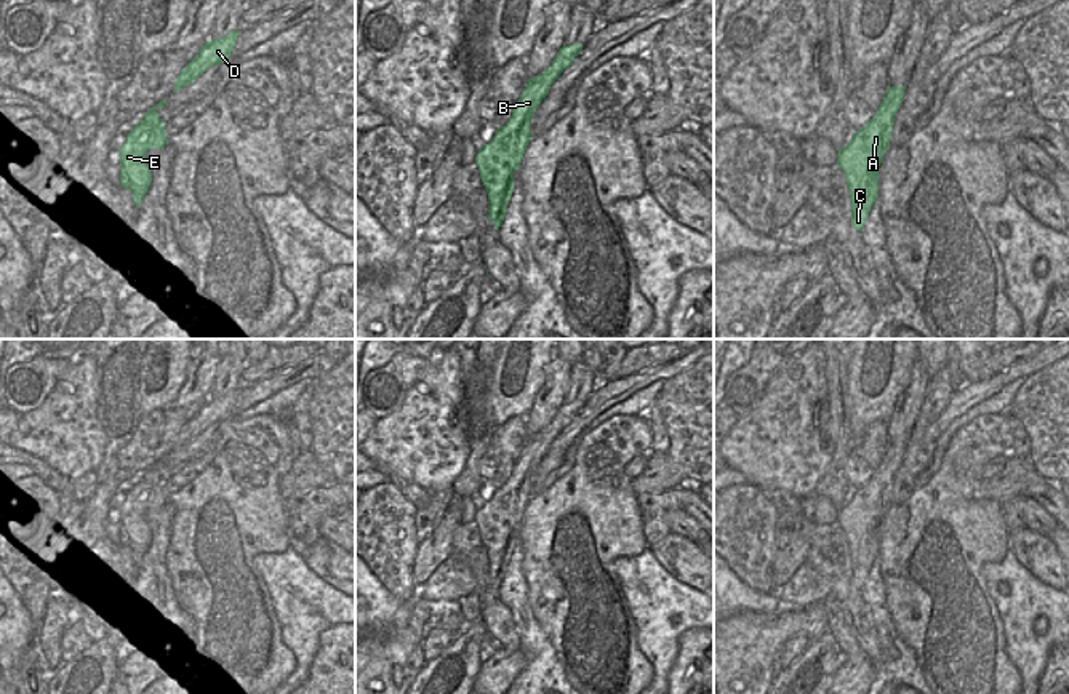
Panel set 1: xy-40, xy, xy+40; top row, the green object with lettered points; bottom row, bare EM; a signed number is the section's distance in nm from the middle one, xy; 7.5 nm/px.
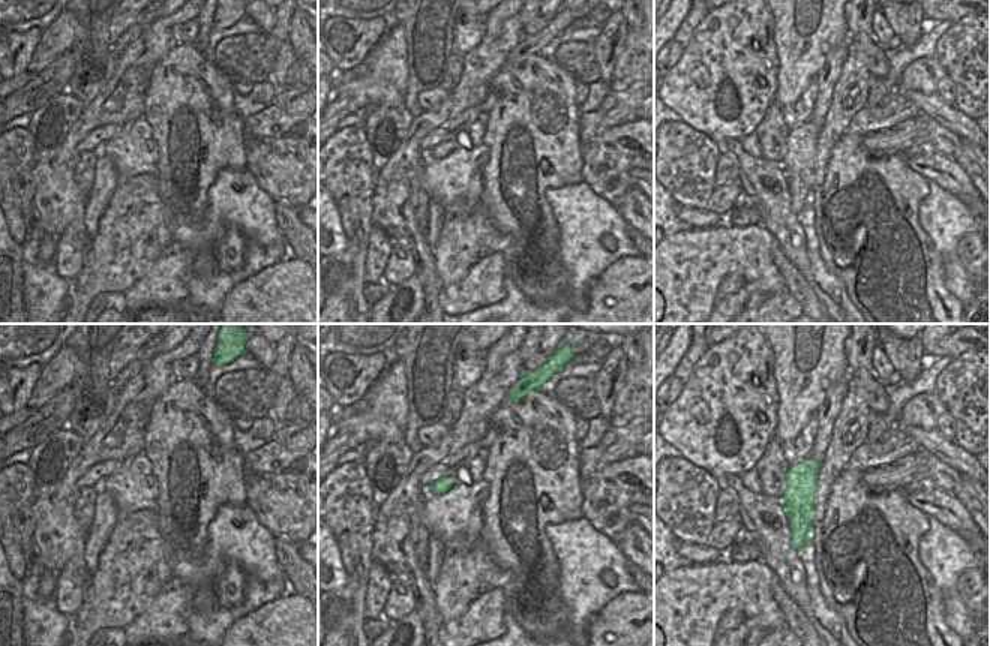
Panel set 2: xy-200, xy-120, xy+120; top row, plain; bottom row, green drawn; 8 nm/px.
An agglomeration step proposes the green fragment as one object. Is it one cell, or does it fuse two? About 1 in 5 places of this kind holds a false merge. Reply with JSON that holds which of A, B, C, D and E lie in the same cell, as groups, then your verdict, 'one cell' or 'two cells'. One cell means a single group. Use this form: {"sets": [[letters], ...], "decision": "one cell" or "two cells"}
{"sets": [["A", "B", "C", "D", "E"]], "decision": "one cell"}

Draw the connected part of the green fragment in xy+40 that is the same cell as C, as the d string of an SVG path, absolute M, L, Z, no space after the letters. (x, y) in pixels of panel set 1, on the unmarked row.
M888 445L875 473L858 488L837 512L850 547L851 582L863 588L879 553L879 524L890 504L895 473L904 456L904 445Z

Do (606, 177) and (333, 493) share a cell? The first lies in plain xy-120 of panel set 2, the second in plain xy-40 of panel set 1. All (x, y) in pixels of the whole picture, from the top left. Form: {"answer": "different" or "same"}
{"answer": "same"}

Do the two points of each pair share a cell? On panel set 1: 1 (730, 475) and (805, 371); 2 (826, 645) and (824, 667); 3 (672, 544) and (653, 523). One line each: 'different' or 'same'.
1: different
2: same
3: different

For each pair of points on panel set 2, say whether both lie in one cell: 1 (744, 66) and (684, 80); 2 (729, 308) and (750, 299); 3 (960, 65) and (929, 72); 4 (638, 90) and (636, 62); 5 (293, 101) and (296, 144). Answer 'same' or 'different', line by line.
1: same
2: same
3: different
4: same
5: different

